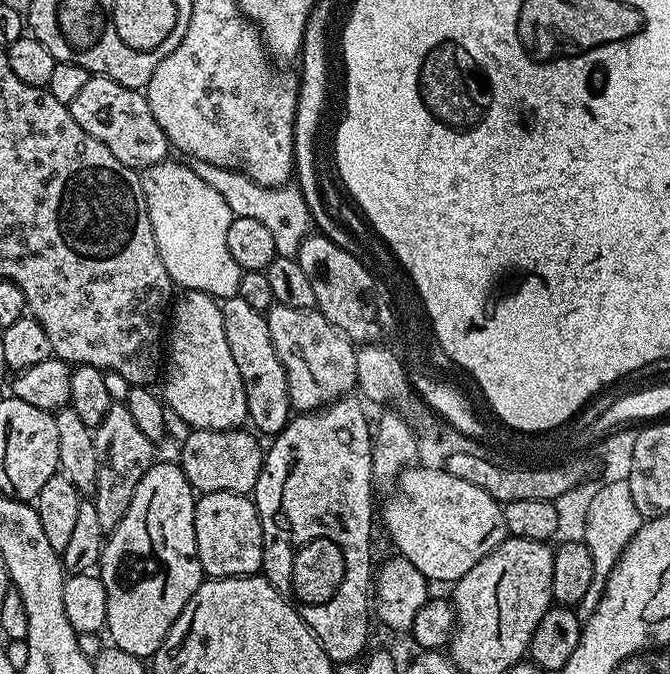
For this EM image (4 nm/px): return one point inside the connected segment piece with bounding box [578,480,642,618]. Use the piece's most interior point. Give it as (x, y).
(611, 519)

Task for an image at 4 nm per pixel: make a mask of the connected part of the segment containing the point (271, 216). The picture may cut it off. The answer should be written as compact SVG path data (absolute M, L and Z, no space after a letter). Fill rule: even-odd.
M192 160L190 166L206 186L214 186L218 194L222 194L222 202L230 206L233 217L254 218L270 230L274 238L274 250L277 256L291 256L298 254L304 239L313 231L312 211L306 206L306 198L302 194L299 183L289 182L279 184L277 188L262 186L254 182L244 172L233 168L214 166L210 162Z

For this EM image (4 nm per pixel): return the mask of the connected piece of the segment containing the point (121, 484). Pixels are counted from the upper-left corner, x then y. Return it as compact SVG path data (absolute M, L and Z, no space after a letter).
M114 402L102 422L93 429L94 448L98 457L98 474L92 491L92 501L97 511L98 524L105 534L118 526L126 510L129 509L134 491L145 476L146 470L152 467L154 442L146 438L137 422L131 417L125 403Z

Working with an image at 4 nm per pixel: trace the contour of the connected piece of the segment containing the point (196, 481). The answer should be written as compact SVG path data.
M197 428L187 433L180 448L178 463L186 478L197 493L238 492L248 494L255 489L258 474L264 465L265 449L255 440L251 431L231 428L230 430L202 430Z

